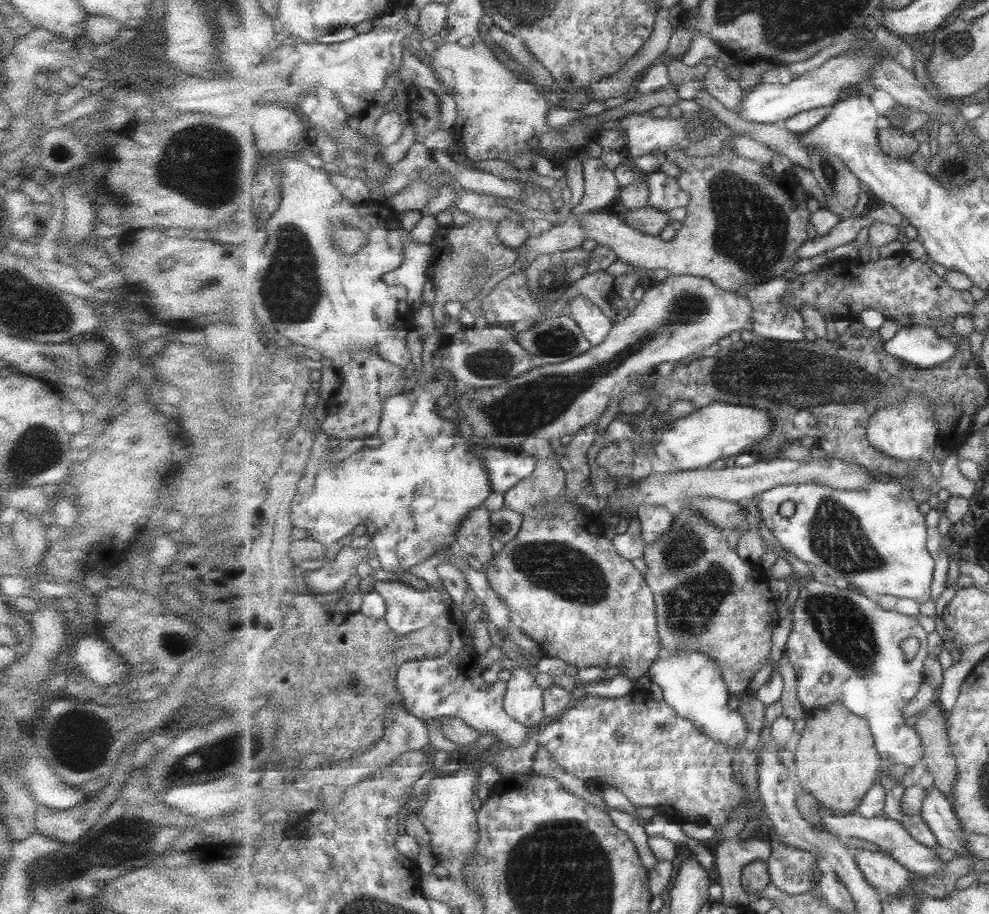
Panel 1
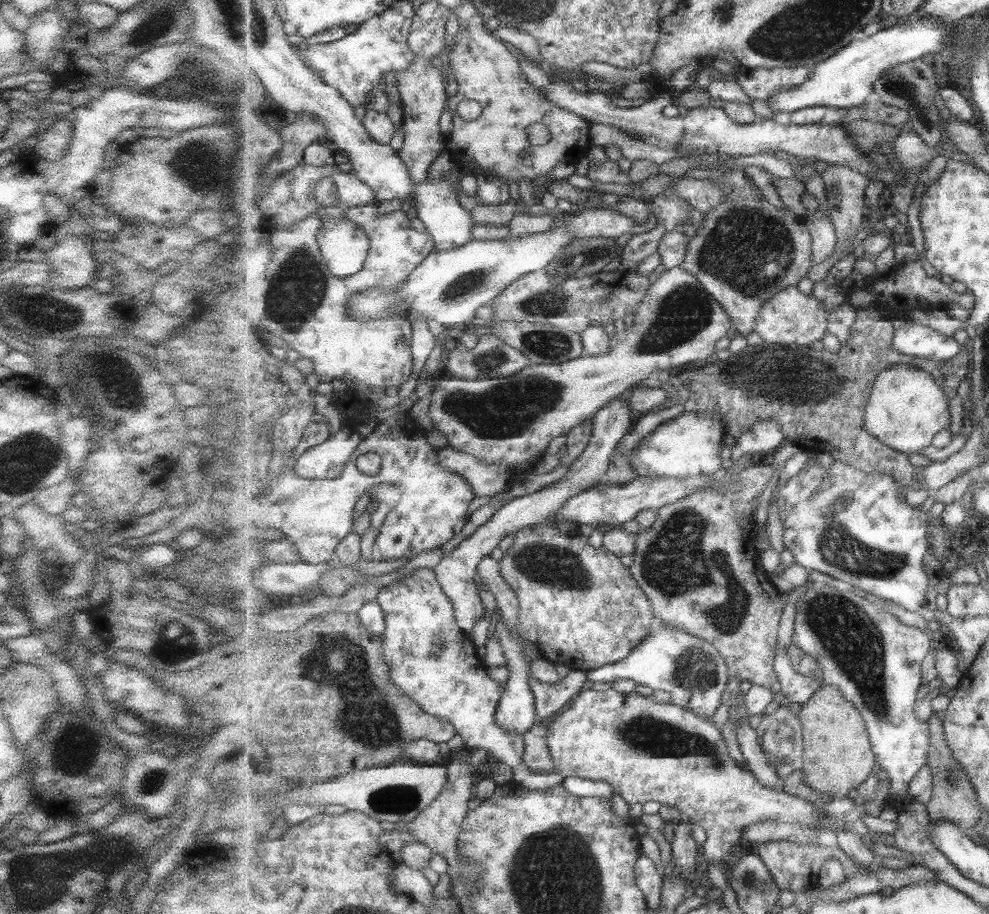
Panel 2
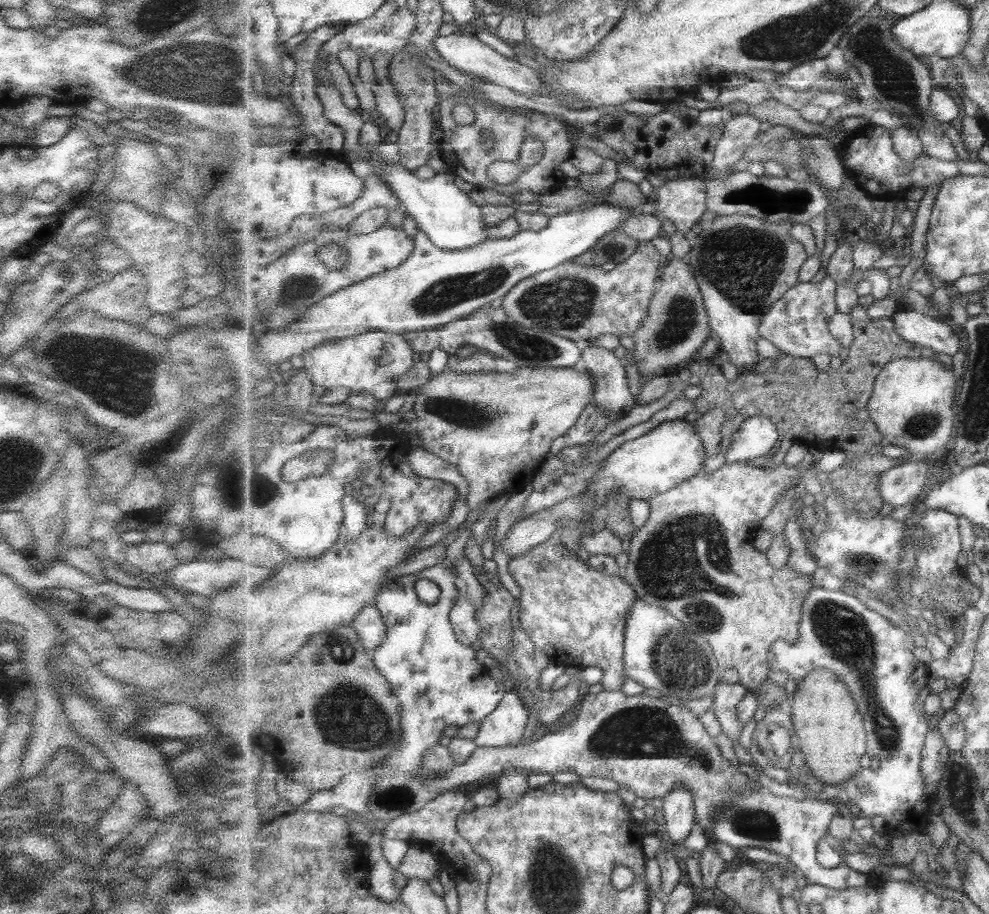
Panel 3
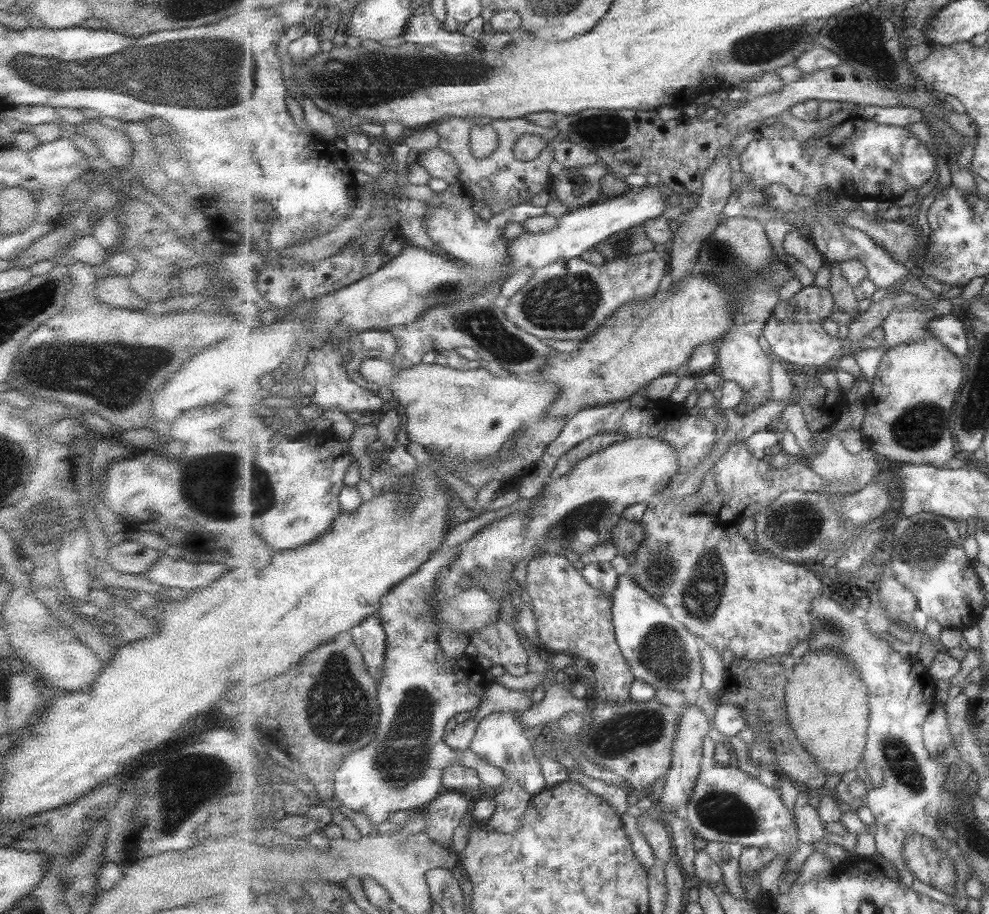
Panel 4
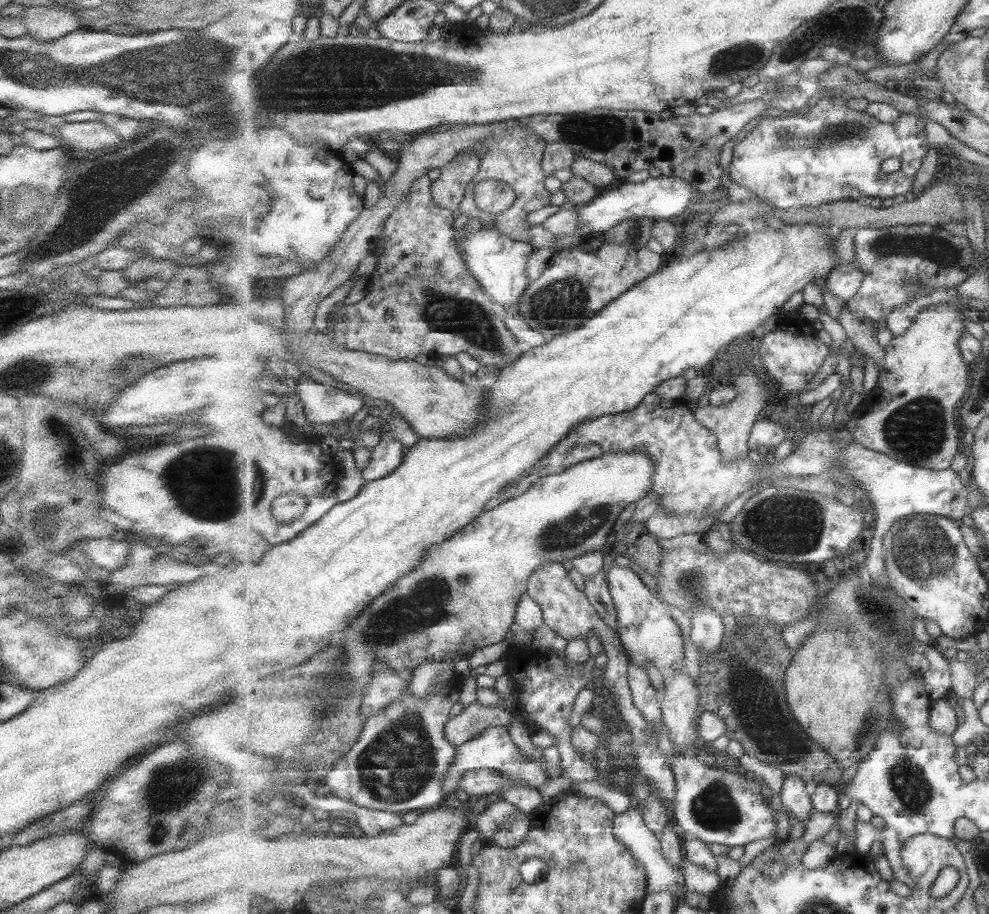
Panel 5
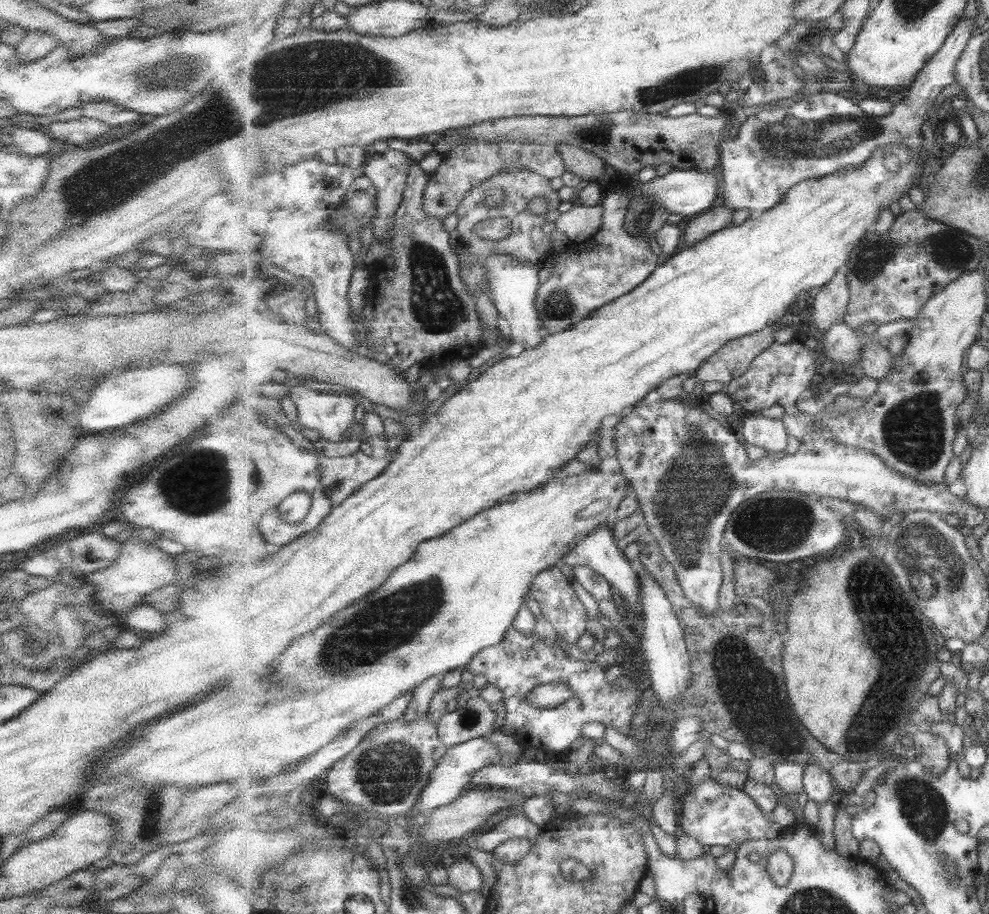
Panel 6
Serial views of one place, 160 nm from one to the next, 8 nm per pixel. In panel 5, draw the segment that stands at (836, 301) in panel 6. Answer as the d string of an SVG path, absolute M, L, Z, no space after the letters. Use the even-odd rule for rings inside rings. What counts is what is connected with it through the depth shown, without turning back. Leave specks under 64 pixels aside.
M839 264L827 276L822 284L838 296L843 302L847 302L860 289L863 284L864 274L855 264Z

